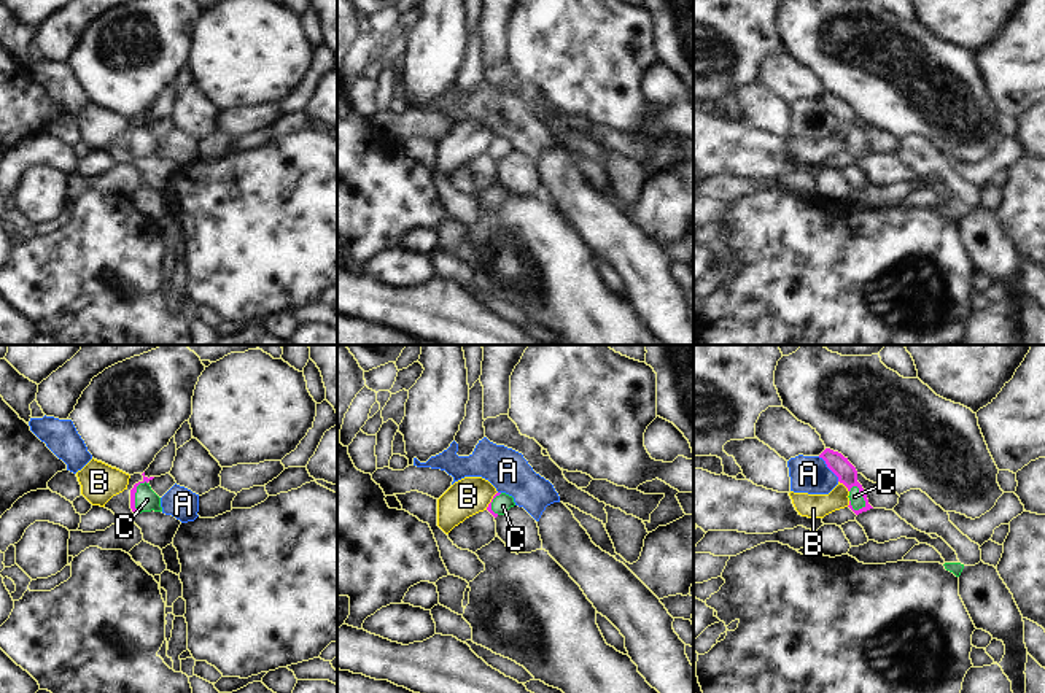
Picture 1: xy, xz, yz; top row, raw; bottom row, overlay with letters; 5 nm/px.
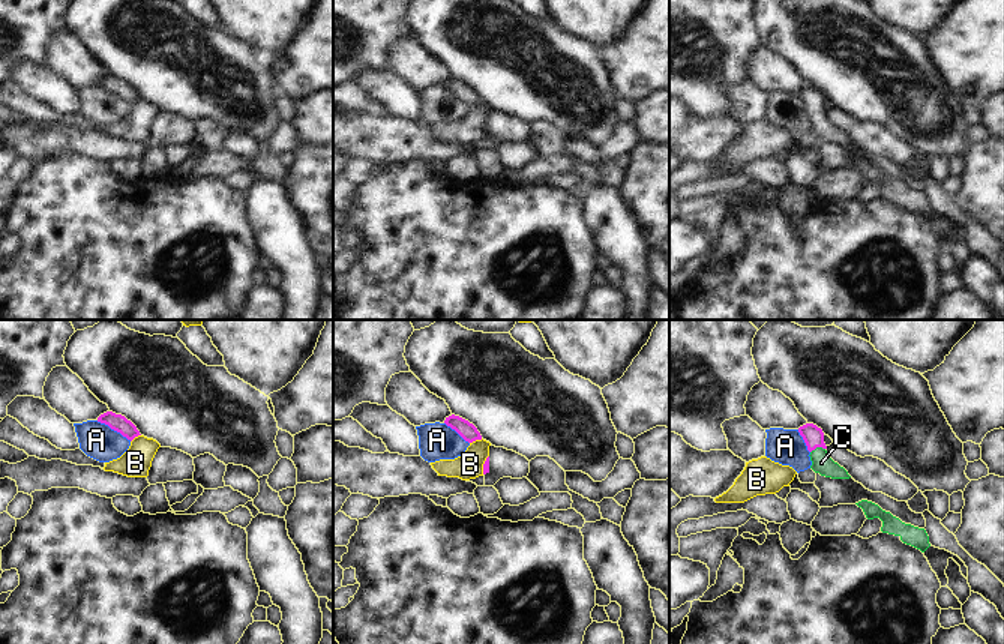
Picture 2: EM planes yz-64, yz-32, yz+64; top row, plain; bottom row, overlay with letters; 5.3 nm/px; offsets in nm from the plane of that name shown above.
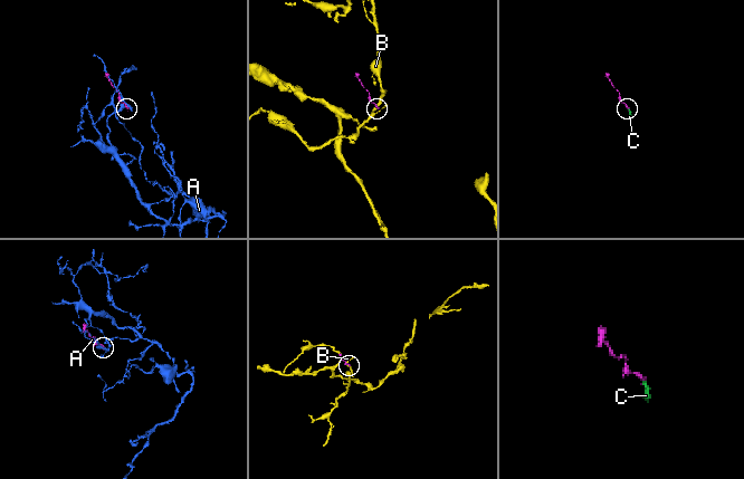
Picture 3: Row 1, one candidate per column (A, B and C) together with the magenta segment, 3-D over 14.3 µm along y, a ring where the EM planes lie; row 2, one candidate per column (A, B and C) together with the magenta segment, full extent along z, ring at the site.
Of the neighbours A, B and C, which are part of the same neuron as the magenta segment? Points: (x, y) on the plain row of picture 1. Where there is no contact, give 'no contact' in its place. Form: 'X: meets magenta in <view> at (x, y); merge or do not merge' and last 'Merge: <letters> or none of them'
A: meets magenta in yz at (827, 110); do not merge
B: meets magenta in yz at (845, 129); do not merge
C: meets magenta in yz at (862, 140); merge
Merge: C

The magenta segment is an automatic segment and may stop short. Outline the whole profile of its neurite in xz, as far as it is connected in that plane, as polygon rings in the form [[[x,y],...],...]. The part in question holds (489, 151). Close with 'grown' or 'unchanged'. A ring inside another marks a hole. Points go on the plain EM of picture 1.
[[[496,137],[487,154],[496,162],[498,159],[504,159],[514,149],[515,146],[512,140],[506,137]]] | grown

